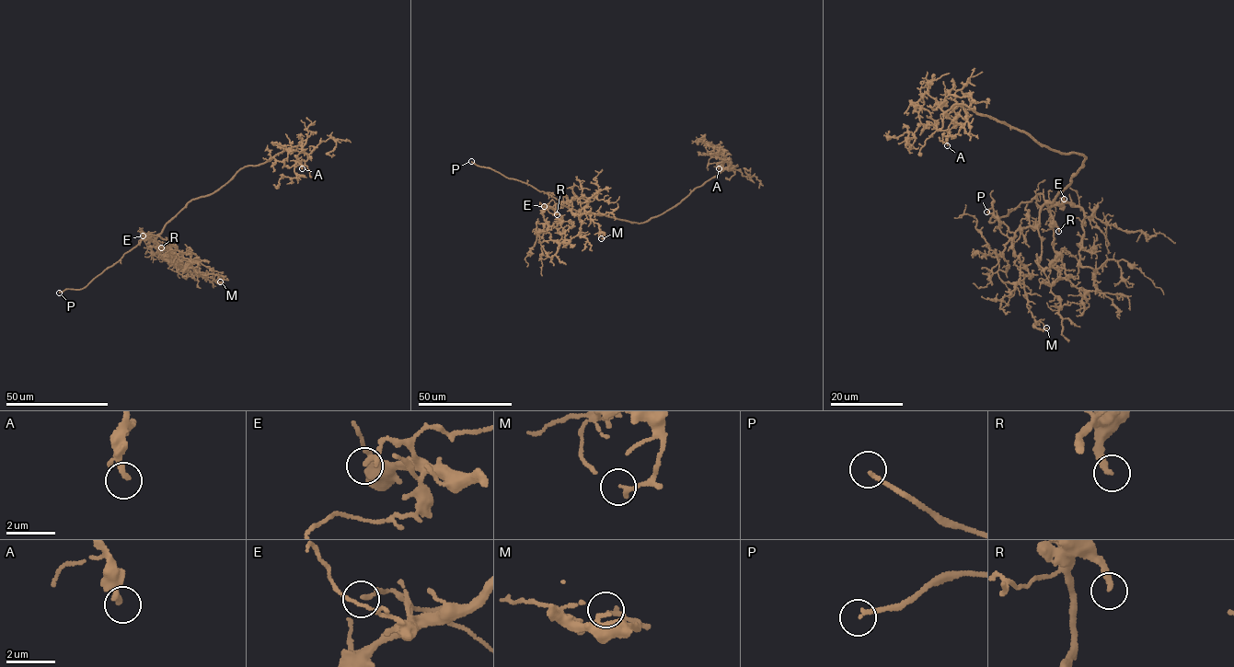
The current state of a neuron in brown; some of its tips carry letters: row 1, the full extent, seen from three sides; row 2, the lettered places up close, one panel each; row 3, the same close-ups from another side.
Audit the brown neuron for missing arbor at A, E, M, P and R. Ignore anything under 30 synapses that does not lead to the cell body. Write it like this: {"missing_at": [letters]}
{"missing_at": ["P", "R"]}

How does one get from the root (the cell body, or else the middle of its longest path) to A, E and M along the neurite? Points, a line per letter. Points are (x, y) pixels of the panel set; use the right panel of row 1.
A: (1078, 171), (1083, 155), (1050, 150), (1025, 132), (961, 104), (946, 112), (951, 120), (947, 145)
E: (1078, 171), (1072, 175), (1075, 173), (1070, 185), (1047, 204), (1058, 205), (1063, 202), (1063, 196), (1064, 199)
M: (1078, 171), (1042, 207), (1039, 224), (1018, 230), (1011, 240), (1028, 272), (1026, 305), (1037, 329), (1046, 327)

